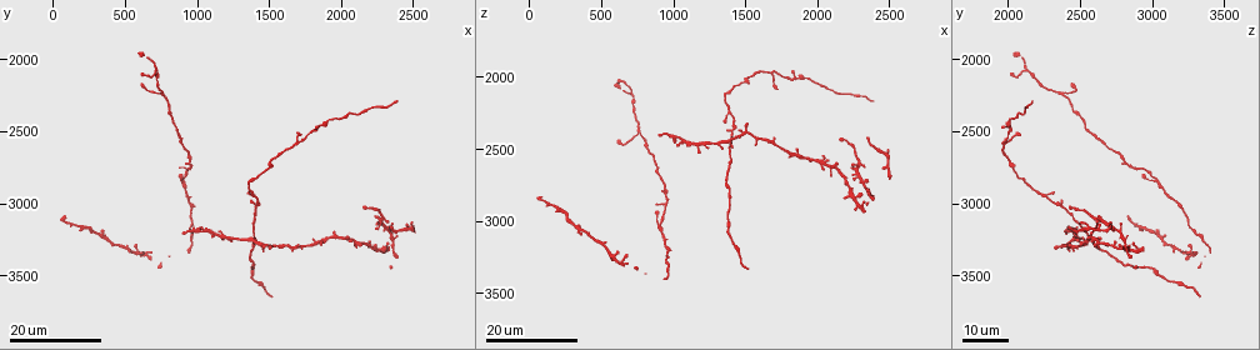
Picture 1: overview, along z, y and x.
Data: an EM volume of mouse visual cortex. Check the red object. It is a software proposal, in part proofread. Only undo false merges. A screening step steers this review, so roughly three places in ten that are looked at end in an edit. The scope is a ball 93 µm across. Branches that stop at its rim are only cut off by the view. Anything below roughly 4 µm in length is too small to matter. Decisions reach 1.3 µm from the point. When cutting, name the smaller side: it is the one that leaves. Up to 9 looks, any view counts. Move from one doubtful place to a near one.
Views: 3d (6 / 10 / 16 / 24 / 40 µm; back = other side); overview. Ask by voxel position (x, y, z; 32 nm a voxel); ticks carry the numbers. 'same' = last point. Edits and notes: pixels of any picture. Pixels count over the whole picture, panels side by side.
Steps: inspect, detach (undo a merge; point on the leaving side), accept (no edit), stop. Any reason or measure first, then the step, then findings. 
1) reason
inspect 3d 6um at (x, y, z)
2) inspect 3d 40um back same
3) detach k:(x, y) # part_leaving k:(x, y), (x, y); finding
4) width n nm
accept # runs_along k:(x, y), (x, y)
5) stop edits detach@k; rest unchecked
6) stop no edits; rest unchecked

inspect 3d 16um at (1400, 3200, 2560)

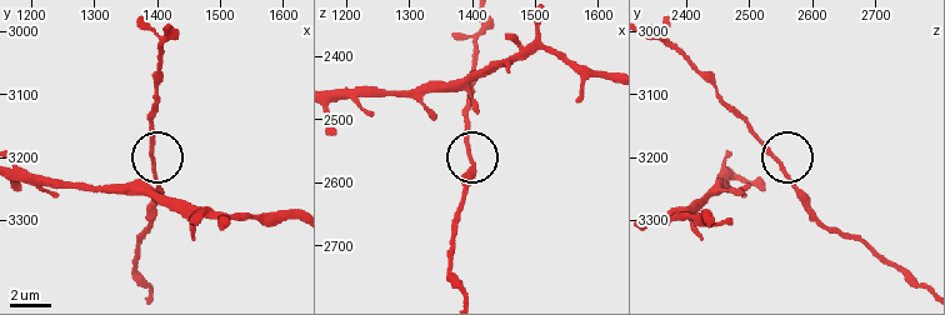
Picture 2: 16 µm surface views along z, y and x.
zoom in
inspect 3d 10um at (1390, 3225, 2555)

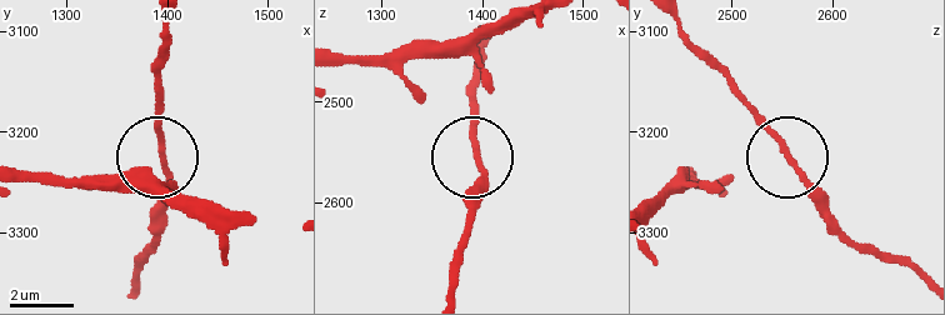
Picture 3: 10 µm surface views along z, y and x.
inspect 3d 6um at (1398, 3220, 2554)

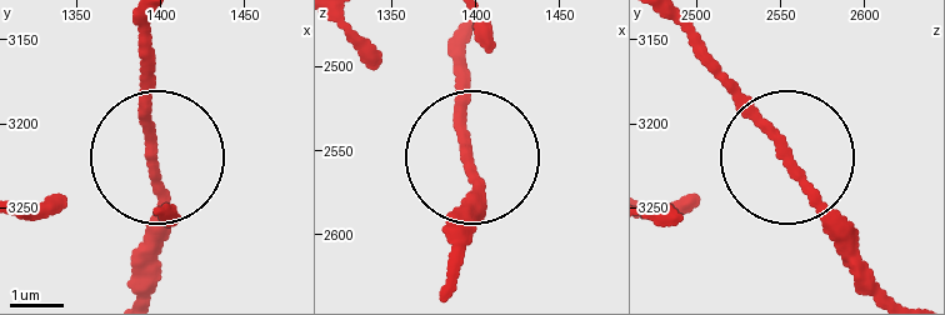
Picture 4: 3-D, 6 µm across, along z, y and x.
side_arm 65 um
accept # one cell here

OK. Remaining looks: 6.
a fork
inspect 3d 16um at (740, 2240, 2400)

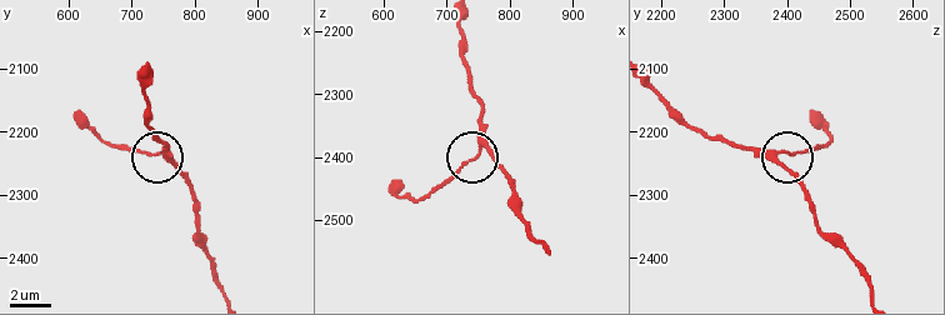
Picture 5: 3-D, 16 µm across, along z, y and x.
inspect 3d 10um at (755, 2235, 2375)

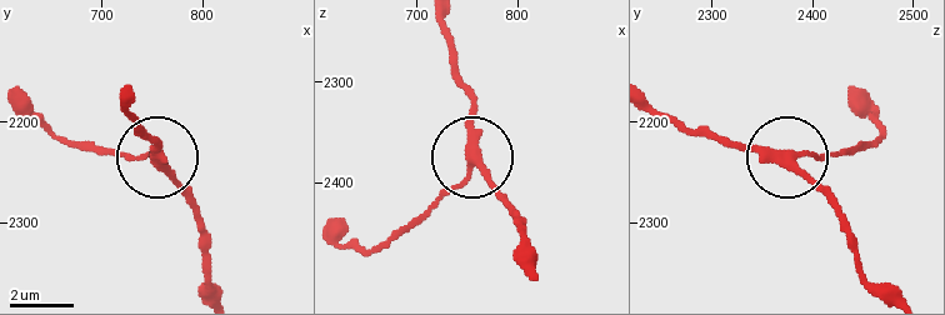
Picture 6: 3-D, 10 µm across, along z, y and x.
width 250 nm
accept # runs_along 6:(879, 289), (860, 265), (849, 225), (795, 163), (851, 151); one cell here

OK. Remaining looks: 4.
arms part here
inspect 3d 24um at (960, 2700, 2800)

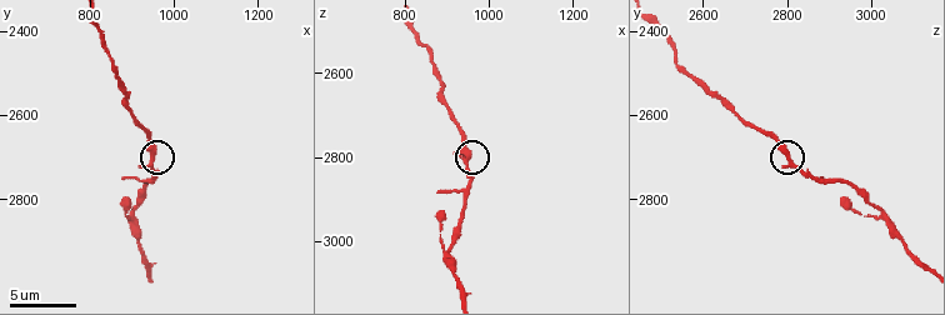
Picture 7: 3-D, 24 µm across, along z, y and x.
inspect 3d 10um at (945, 2710, 2800)

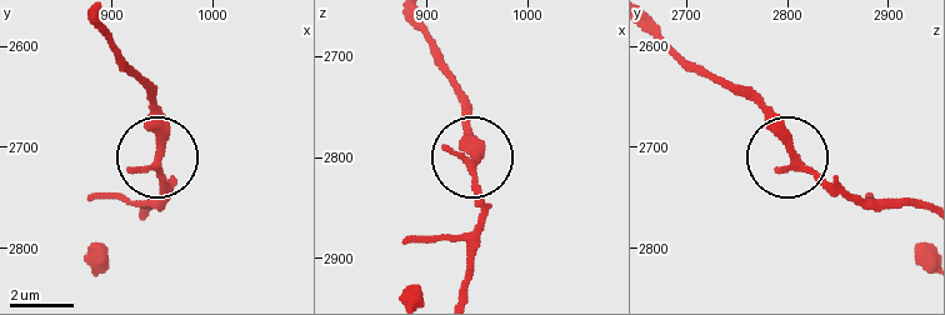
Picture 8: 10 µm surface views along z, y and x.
accept # all the same cell

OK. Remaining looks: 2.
three-way junction
inspect 3d 24um at (720, 2060, 2120)

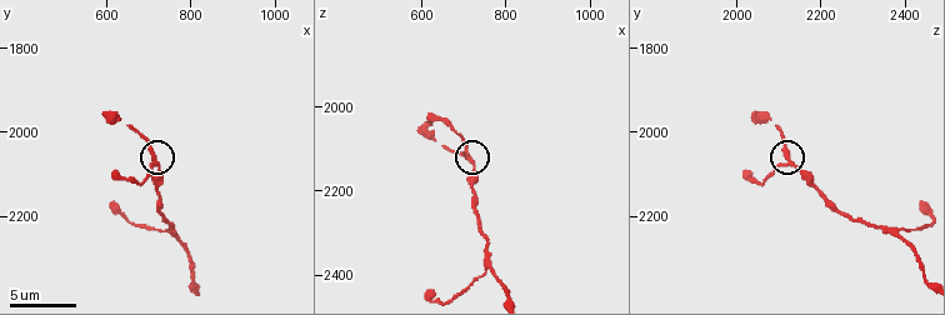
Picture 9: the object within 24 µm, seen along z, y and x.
inspect 3d 10um at (710, 2075, 2125)

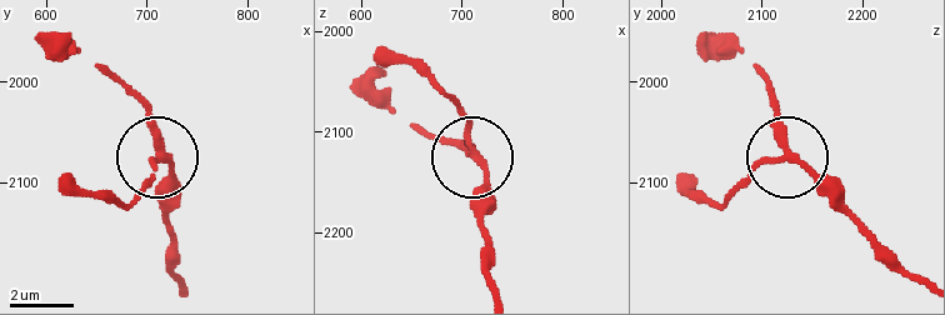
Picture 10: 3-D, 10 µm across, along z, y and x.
accept # runs_along 10:(921, 281), (793, 163), (768, 163), (730, 198); one cell here

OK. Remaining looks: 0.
stop no edits; rest unchecked

